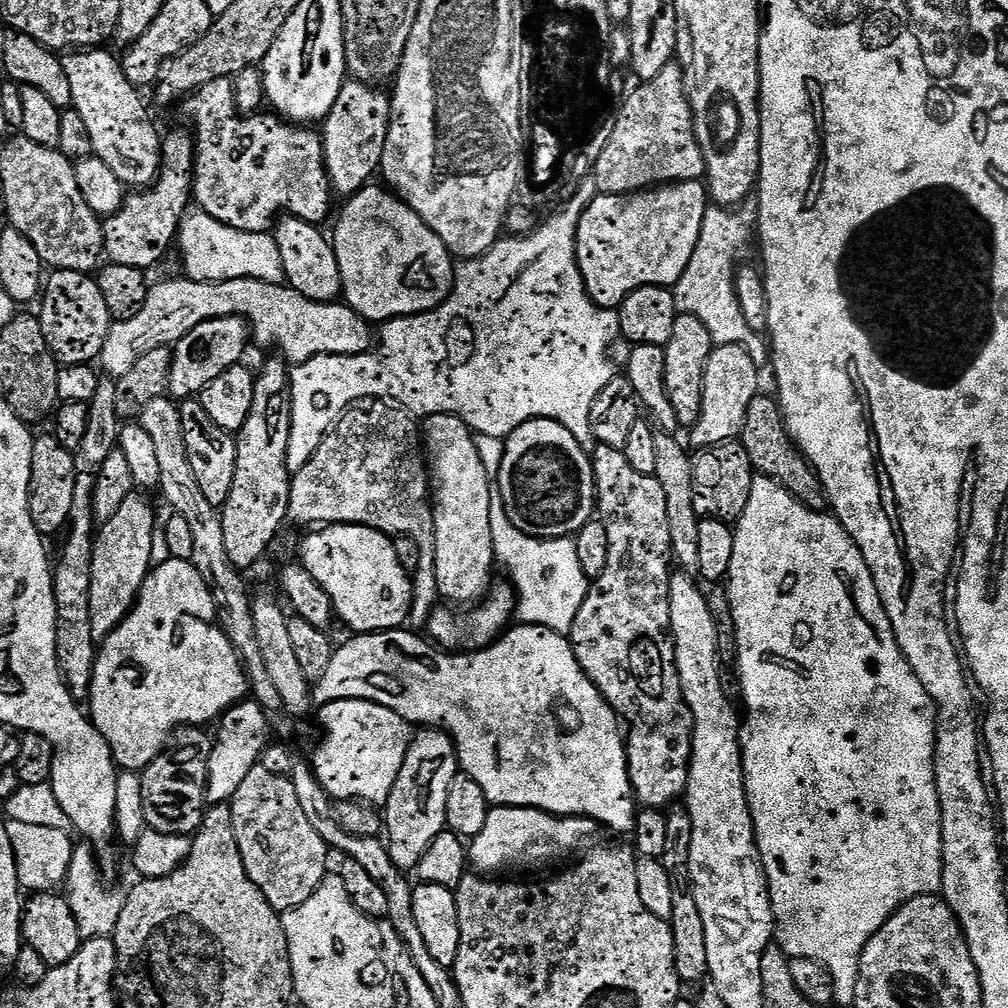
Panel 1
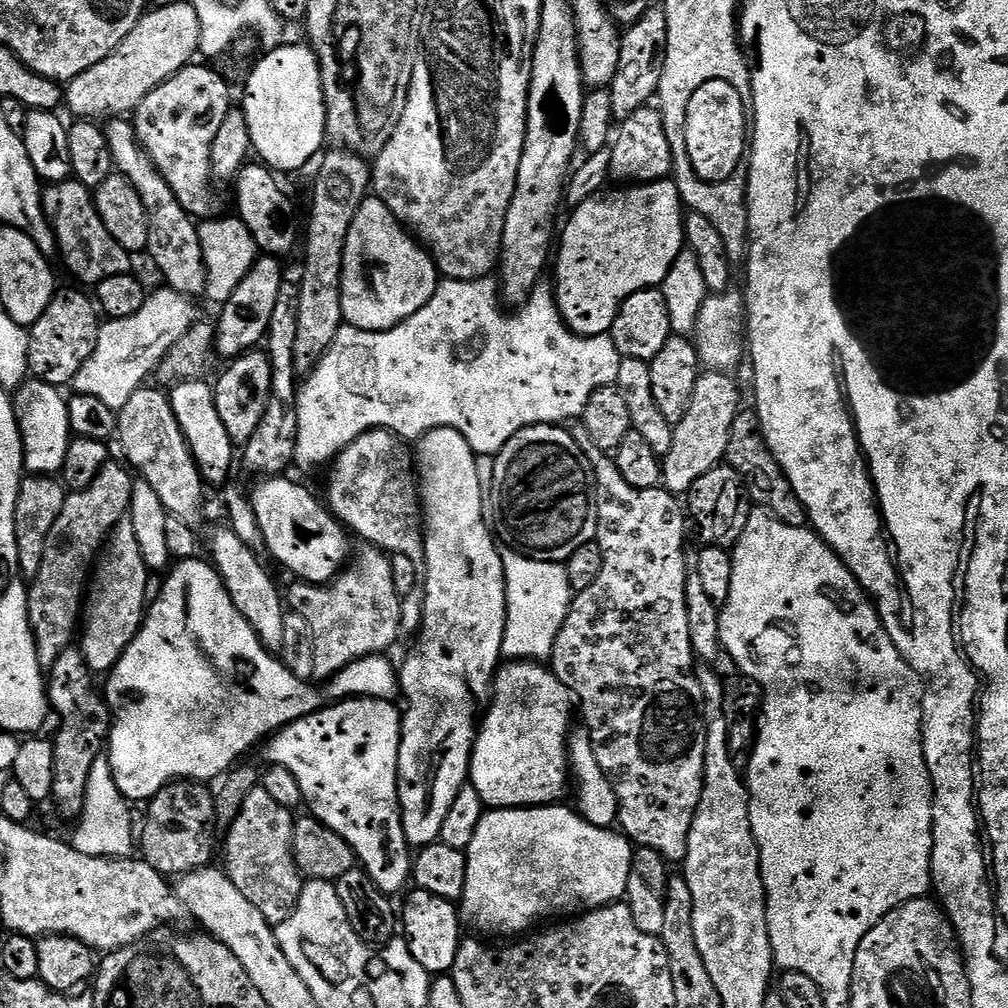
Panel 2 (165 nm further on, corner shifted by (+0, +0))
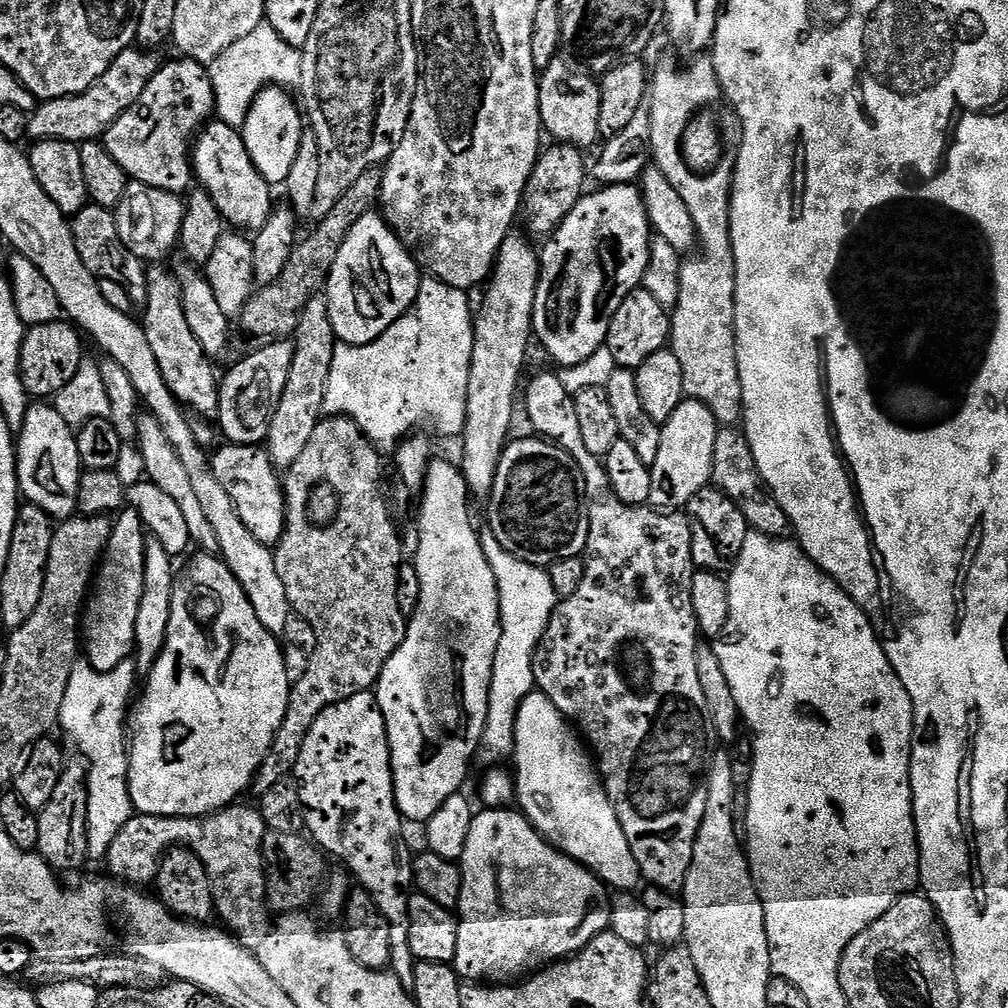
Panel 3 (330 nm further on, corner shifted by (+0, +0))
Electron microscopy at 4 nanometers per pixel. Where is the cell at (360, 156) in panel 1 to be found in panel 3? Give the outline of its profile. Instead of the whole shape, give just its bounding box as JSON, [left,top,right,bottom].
[266,295,337,470]

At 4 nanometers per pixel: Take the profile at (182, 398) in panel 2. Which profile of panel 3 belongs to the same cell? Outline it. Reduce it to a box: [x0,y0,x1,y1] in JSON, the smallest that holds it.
[142,266,220,421]

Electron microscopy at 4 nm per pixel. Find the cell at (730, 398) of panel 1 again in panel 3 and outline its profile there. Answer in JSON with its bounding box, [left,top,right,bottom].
[648,398,718,510]

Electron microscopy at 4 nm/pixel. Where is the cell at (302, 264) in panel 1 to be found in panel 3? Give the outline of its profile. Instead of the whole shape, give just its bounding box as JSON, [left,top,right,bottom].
[192,122,274,234]

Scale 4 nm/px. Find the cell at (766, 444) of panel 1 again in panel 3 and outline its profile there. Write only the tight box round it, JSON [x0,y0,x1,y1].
[711,426,793,540]

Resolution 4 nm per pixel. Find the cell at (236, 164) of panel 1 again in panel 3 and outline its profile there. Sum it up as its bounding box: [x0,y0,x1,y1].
[102,59,216,194]

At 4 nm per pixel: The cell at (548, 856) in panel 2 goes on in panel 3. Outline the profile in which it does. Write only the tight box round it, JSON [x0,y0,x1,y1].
[454,807,612,982]

